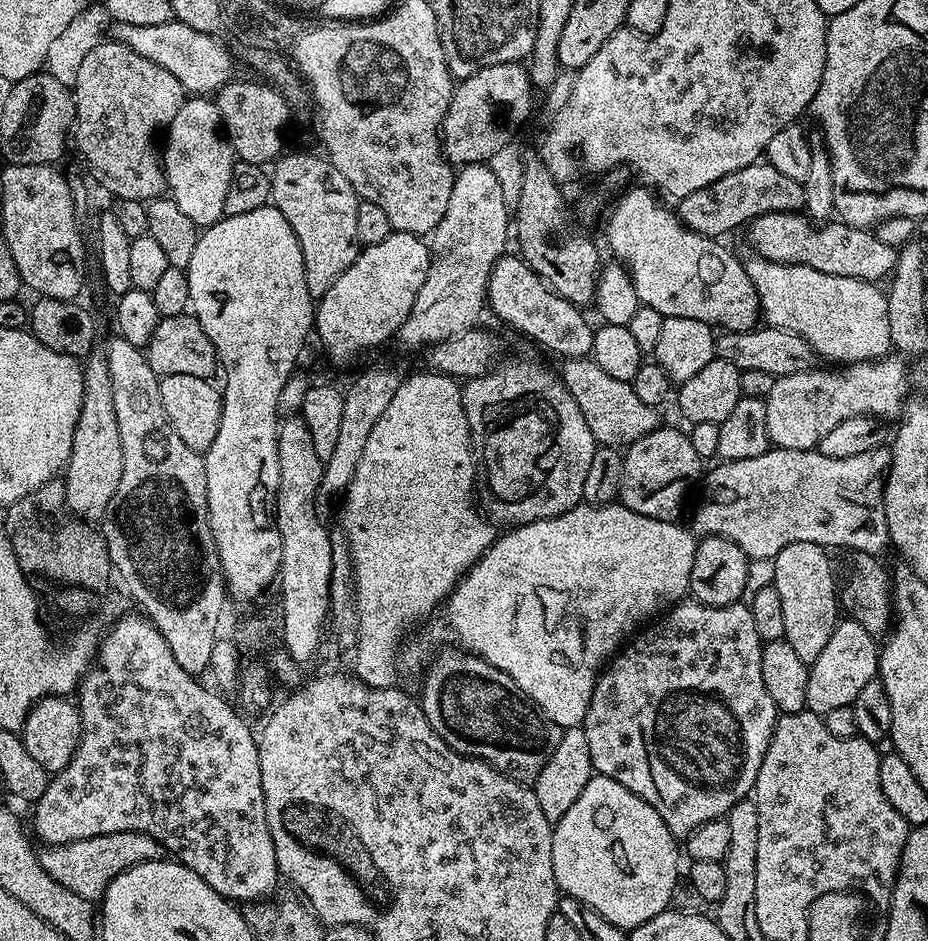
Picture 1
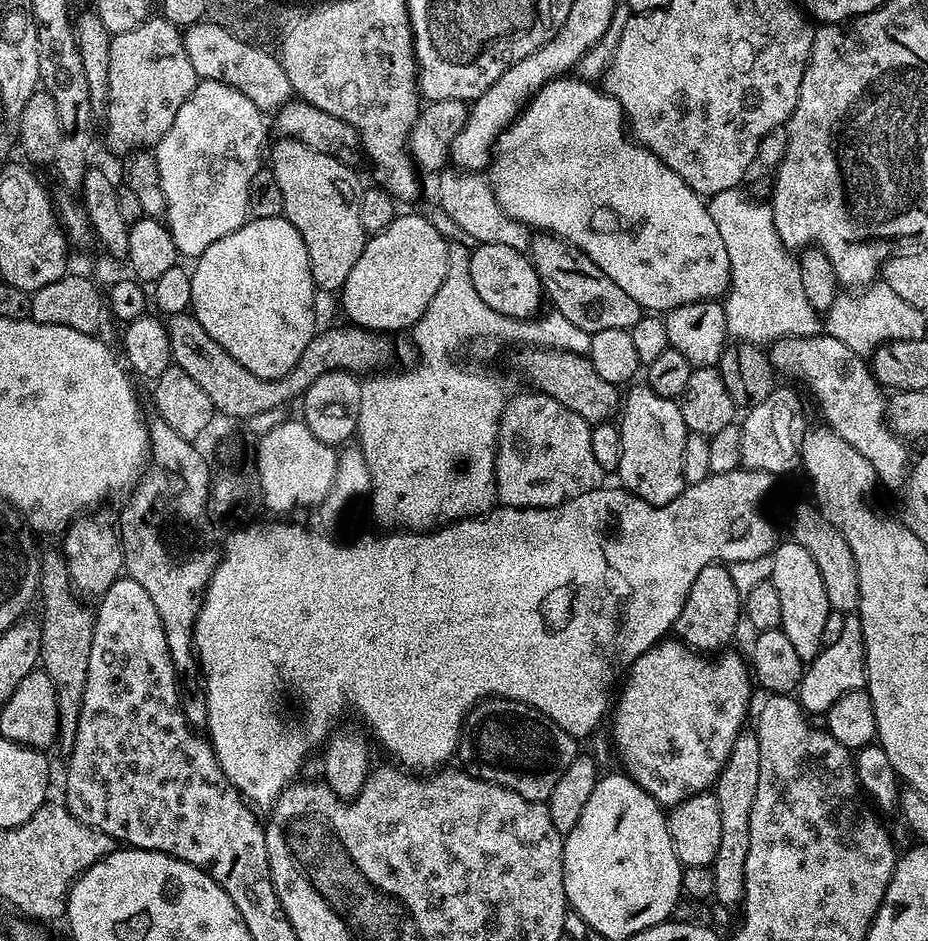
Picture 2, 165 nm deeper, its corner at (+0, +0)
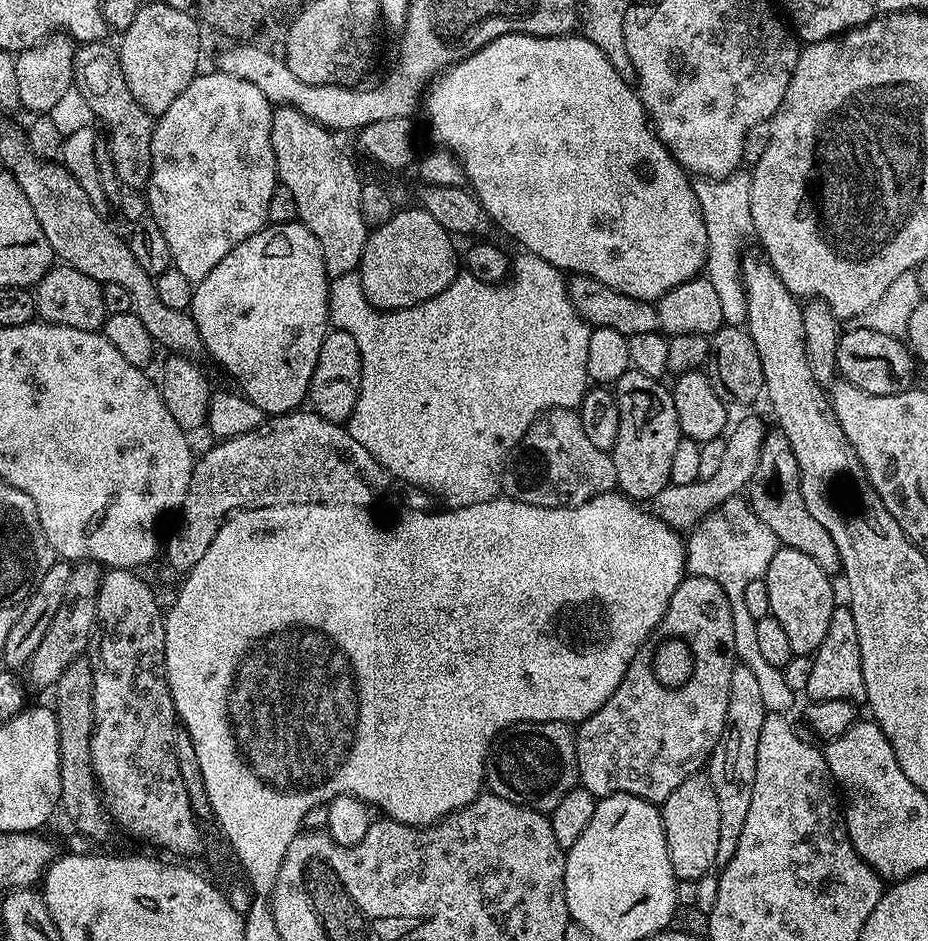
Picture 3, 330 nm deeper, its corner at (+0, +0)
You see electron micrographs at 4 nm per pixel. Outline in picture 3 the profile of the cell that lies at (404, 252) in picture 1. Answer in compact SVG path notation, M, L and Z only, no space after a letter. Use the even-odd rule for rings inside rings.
M419 206L400 211L386 226L371 229L366 250L360 259L359 274L362 290L375 308L405 308L426 298L434 298L454 282L456 248L453 237L429 212Z

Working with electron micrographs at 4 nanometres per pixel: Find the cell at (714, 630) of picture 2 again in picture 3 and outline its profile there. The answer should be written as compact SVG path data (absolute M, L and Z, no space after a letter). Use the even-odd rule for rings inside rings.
M685 575L678 590L674 590L674 594L666 606L666 614L660 619L648 640L640 647L638 654L634 654L618 690L614 690L614 694L610 694L606 703L597 712L590 714L590 718L581 720L575 729L579 787L590 790L590 794L594 794L597 798L625 792L631 796L648 800L657 806L663 804L666 798L670 798L670 794L674 794L674 790L678 790L678 786L682 786L682 782L686 782L686 778L690 778L707 765L712 751L718 746L726 722L726 706L730 698L730 674L735 663L737 663L737 658L734 650L734 618L730 610L730 602L726 598L722 586L718 586L718 582L714 582L710 578Z

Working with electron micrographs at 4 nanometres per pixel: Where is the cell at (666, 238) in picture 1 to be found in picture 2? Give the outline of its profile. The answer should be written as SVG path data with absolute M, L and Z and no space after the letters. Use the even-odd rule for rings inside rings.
M557 78L548 84L543 84L536 91L535 96L524 105L523 112L513 120L512 125L496 139L494 155L490 161L490 181L496 196L496 206L500 207L510 219L527 225L529 229L560 237L569 244L576 245L597 264L606 277L613 279L630 298L634 298L634 301L649 313L667 314L670 309L690 302L720 300L728 291L730 258L726 258L726 246L722 246L718 226L714 226L714 218L710 218L707 203L700 193L686 186L686 182L682 182L682 178L678 178L678 174L670 170L670 166L666 166L651 150L626 135L624 107L614 97L609 96L603 87L596 85L595 88L592 85L595 83L584 78L568 79L572 78Z

